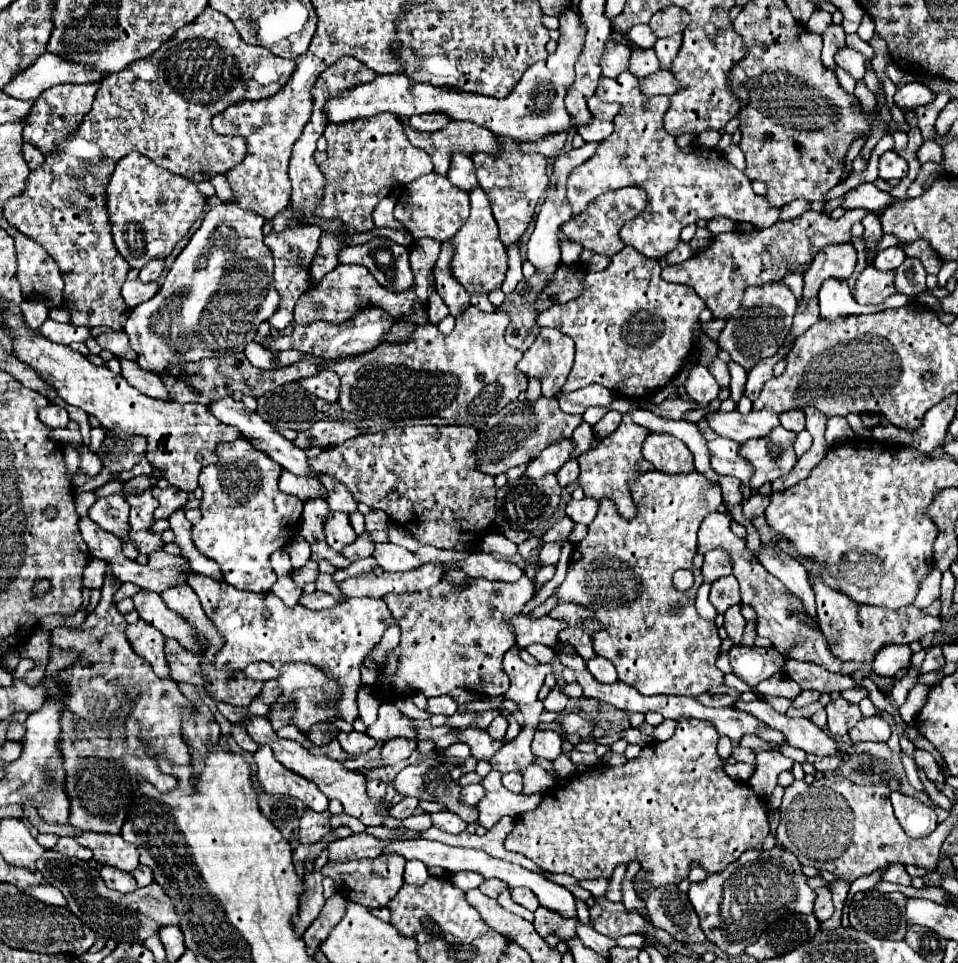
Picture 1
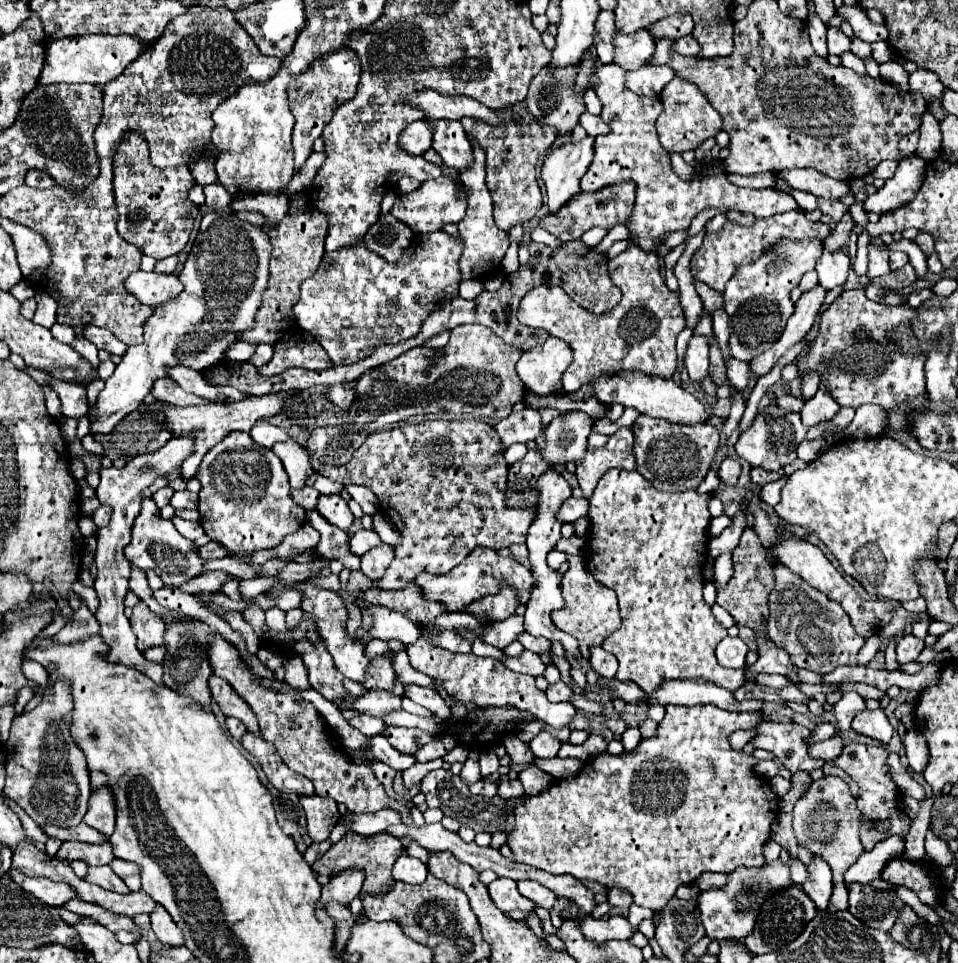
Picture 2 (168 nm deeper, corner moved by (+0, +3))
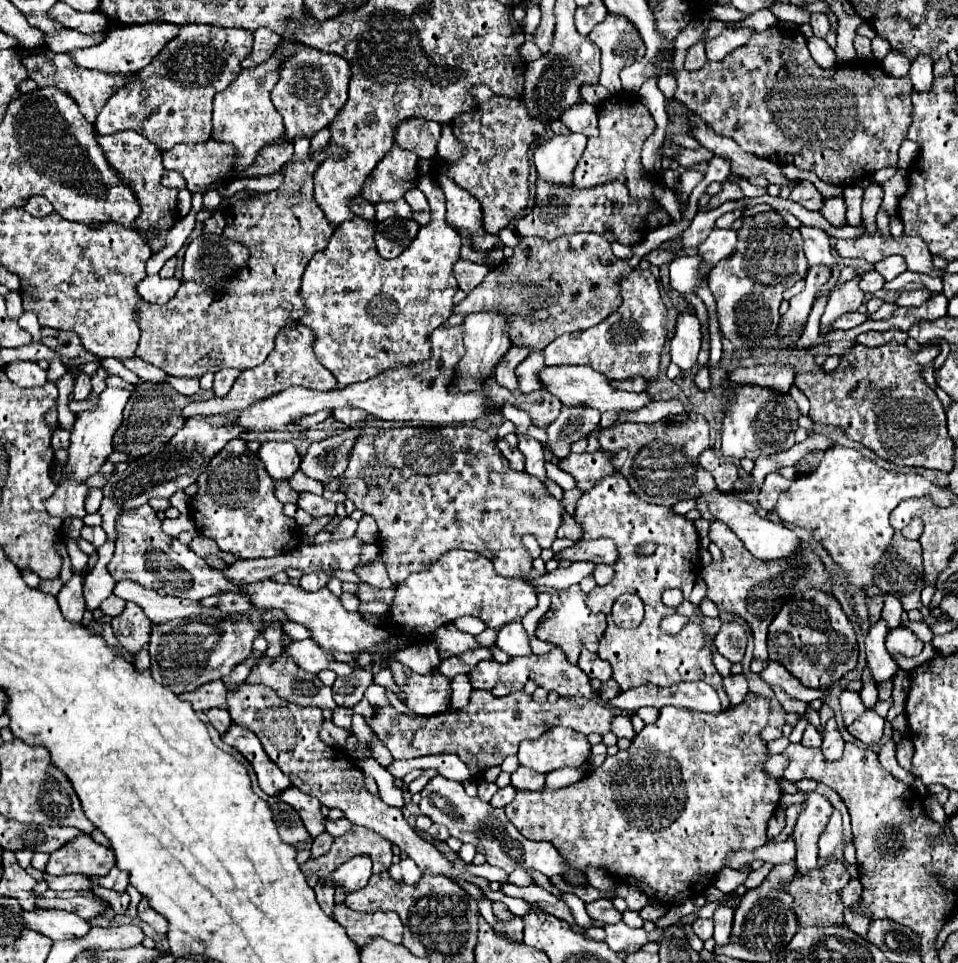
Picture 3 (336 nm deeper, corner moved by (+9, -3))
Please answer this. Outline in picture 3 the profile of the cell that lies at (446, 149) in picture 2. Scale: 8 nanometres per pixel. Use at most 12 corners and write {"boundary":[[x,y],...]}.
{"boundary":[[427,118],[397,124],[395,144],[419,158],[437,154],[441,124]]}

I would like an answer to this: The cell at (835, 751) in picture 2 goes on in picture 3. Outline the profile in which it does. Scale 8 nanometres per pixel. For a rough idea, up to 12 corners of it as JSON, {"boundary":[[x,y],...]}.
{"boundary":[[835,718],[825,726],[821,744],[825,760],[839,760],[843,738]]}

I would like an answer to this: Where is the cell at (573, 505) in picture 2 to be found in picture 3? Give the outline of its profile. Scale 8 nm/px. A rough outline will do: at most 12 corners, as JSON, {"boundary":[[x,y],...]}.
{"boundary":[[479,428],[361,434],[329,484],[393,584],[443,550],[525,578],[561,502]]}

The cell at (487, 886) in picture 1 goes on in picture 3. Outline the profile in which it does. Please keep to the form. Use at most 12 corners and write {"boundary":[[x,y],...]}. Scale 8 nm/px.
{"boundary":[[493,902],[493,914],[499,922],[515,918],[503,902]]}

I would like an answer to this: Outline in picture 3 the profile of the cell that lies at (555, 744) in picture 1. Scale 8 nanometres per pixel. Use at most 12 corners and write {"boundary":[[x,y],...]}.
{"boundary":[[556,726],[519,746],[519,764],[541,774],[589,762],[585,734]]}

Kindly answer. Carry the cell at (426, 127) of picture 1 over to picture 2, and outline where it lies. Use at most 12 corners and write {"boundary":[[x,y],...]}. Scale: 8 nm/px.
{"boundary":[[426,118],[408,124],[400,134],[400,148],[424,154],[432,144]]}

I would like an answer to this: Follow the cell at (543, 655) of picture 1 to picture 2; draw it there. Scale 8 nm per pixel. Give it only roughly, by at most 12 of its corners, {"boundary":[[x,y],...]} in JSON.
{"boundary":[[522,632],[518,640],[526,650],[542,654],[550,650],[550,642]]}

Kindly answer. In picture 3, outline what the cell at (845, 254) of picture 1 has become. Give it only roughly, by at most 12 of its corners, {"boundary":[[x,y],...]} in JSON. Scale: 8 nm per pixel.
{"boundary":[[843,196],[825,198],[819,212],[831,226],[845,226]]}

